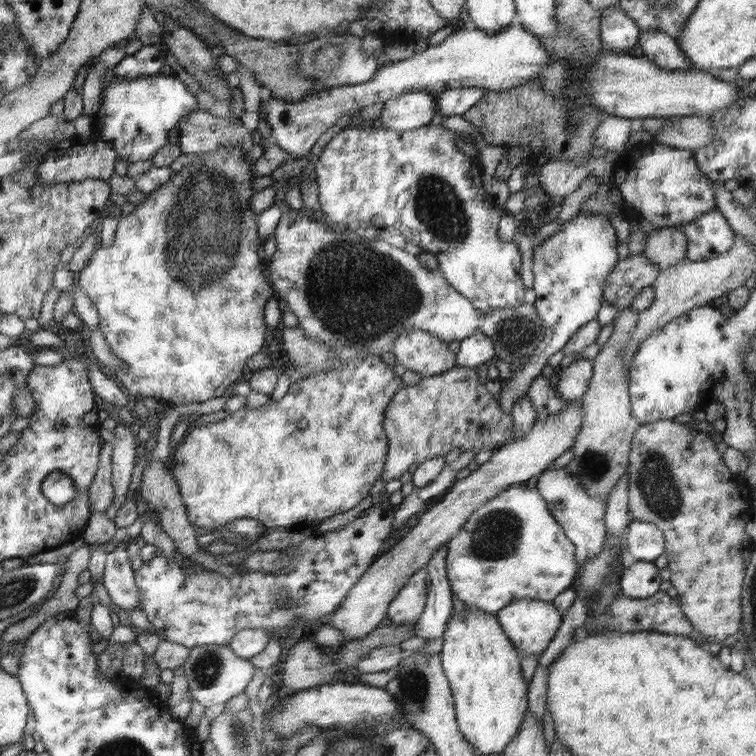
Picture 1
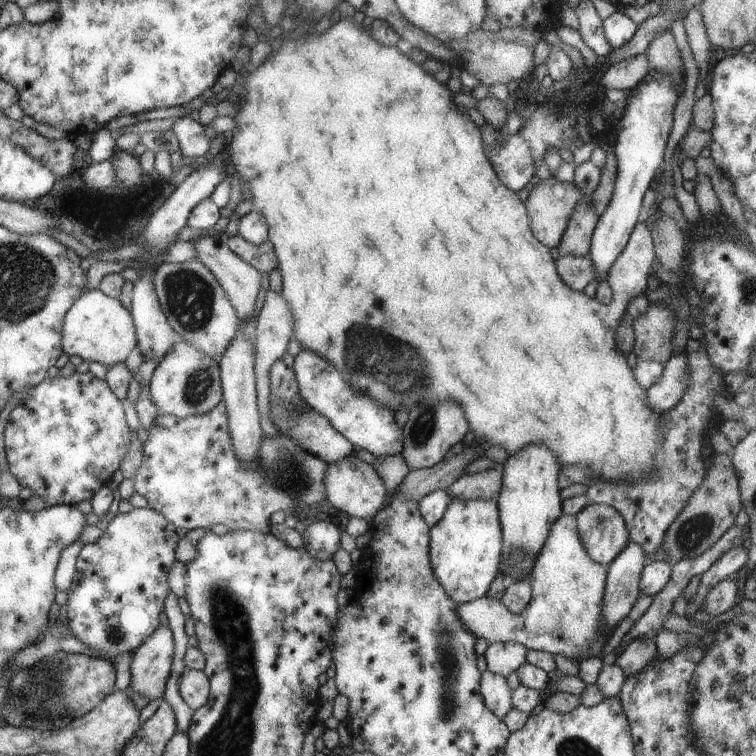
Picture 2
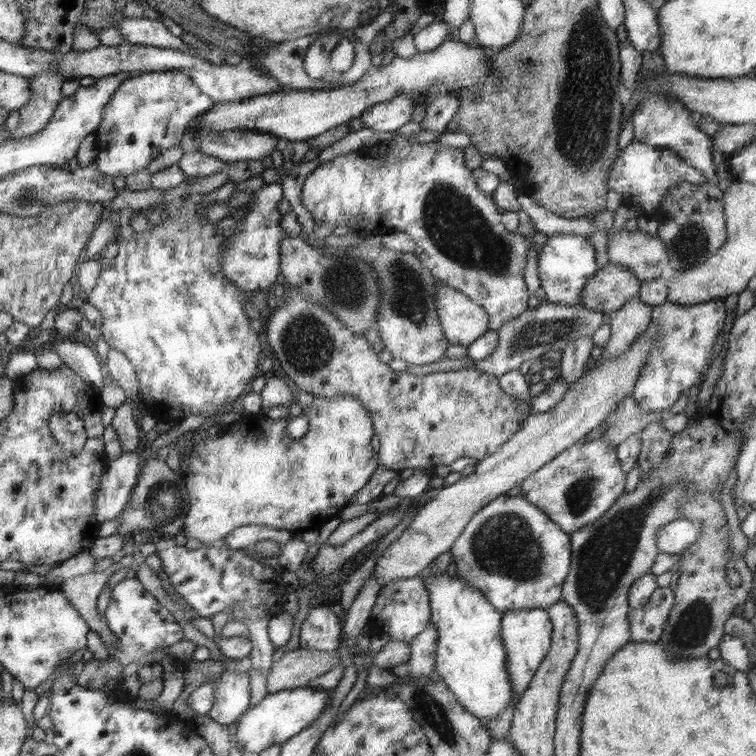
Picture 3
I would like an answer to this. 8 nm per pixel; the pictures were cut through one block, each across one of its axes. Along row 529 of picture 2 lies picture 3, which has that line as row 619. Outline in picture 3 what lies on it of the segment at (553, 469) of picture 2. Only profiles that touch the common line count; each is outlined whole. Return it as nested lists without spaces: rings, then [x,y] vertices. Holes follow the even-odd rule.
[[[547,609],[513,610],[503,613],[502,637],[507,651],[506,665],[510,671],[515,697],[511,706],[504,710],[496,721],[486,725],[486,728],[495,739],[508,738],[509,734],[511,734],[510,729],[516,705],[518,705],[519,698],[528,690],[534,680],[539,666],[546,660],[546,656],[551,650],[551,634],[553,632],[554,626],[552,626],[551,617],[547,613]]]

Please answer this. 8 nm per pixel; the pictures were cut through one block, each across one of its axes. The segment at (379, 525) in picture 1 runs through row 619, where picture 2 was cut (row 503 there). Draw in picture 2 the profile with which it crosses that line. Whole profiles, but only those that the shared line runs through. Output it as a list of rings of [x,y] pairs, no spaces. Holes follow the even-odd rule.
[[[223,402],[206,414],[200,416],[166,416],[158,413],[148,431],[148,440],[143,444],[143,458],[138,474],[134,476],[134,490],[144,496],[148,507],[163,513],[167,520],[172,521],[176,528],[194,530],[194,528],[211,528],[214,524],[224,524],[230,531],[256,530],[262,532],[270,528],[269,518],[278,510],[288,510],[298,504],[314,506],[327,498],[326,476],[327,461],[320,460],[295,440],[284,434],[269,435],[269,427],[260,442],[258,470],[244,468],[235,451],[228,420],[230,414]]]

